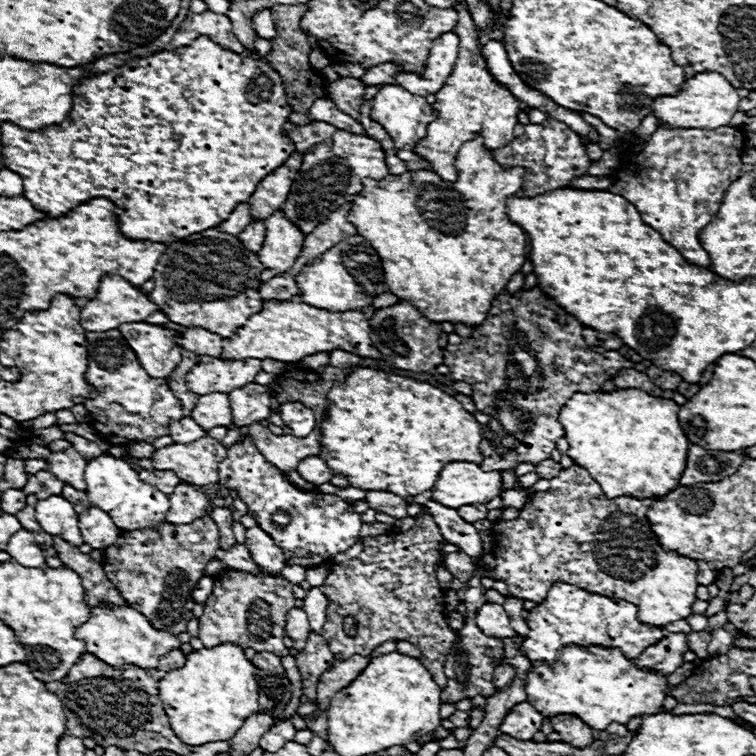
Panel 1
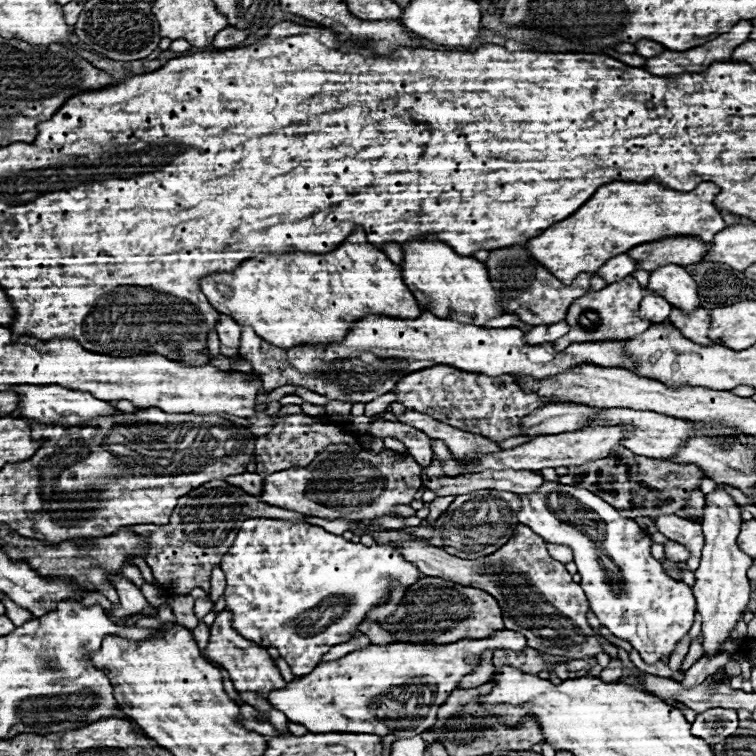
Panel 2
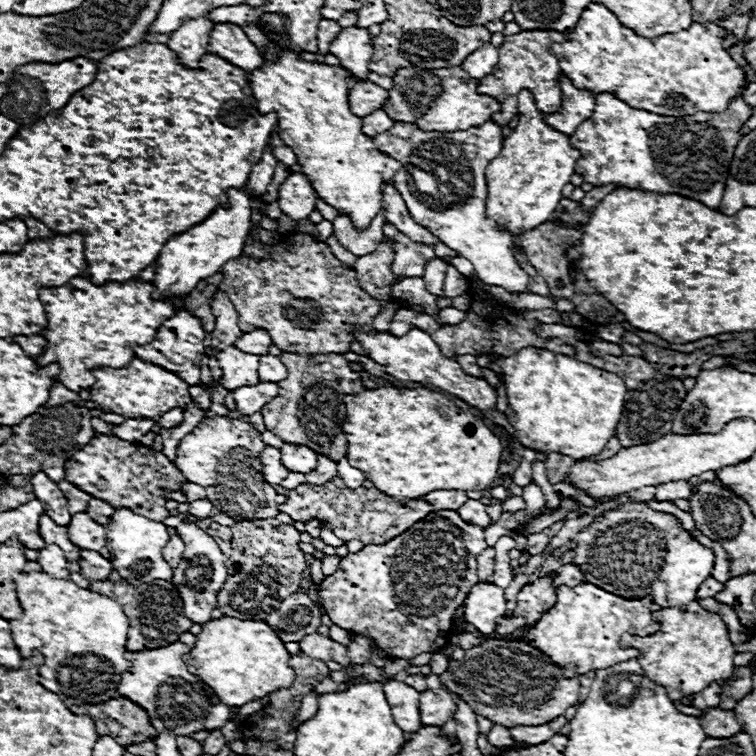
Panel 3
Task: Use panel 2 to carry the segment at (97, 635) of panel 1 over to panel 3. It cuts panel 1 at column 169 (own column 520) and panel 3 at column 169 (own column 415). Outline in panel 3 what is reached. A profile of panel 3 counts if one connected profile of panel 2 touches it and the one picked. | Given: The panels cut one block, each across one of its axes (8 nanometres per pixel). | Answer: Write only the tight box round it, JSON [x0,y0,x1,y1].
[118,642,232,736]

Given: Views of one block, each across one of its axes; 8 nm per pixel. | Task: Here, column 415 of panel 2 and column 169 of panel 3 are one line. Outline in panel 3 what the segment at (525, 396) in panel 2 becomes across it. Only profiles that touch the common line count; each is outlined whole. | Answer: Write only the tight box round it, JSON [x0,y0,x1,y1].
[90,358,188,418]

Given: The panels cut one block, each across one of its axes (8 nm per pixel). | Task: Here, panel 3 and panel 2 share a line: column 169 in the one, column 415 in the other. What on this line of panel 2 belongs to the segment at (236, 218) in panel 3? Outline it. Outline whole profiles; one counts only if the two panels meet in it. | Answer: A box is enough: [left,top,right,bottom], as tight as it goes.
[402,240,506,326]

